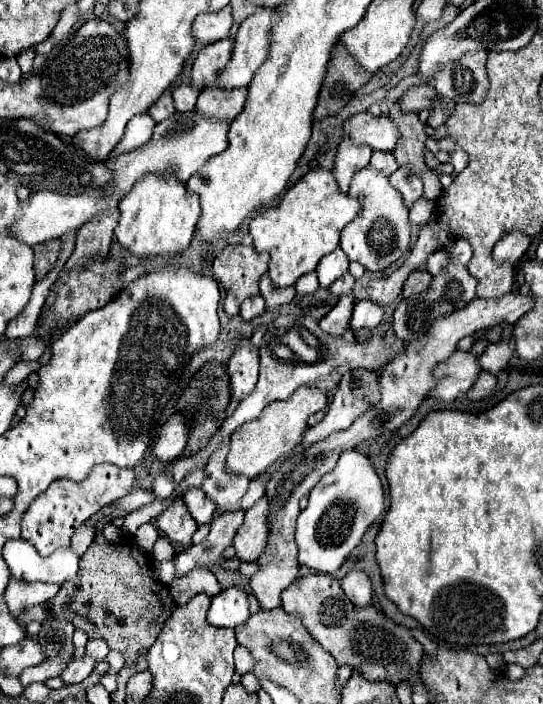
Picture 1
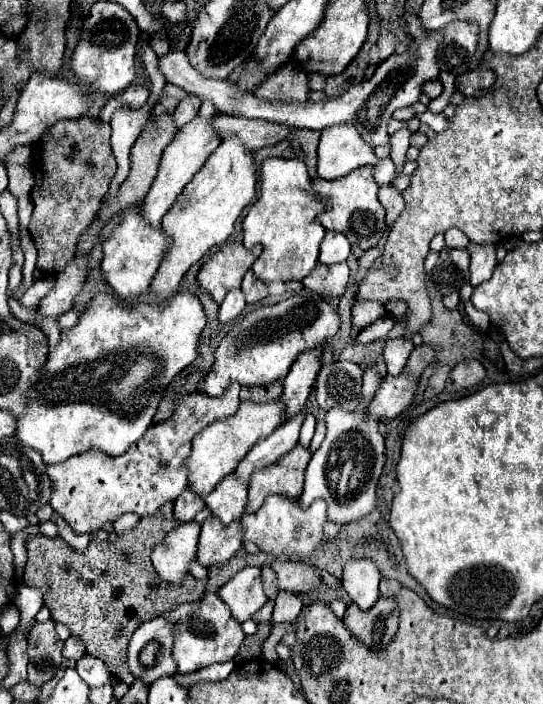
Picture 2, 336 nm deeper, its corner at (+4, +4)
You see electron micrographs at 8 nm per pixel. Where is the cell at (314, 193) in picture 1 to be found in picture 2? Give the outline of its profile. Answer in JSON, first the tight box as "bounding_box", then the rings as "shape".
{"bounding_box":[244,159,328,281],"shape":[[[266,159],[262,165],[262,191],[260,191],[260,199],[248,209],[248,215],[244,217],[244,247],[254,247],[256,243],[260,243],[264,247],[262,255],[256,259],[256,263],[252,265],[254,275],[264,281],[302,281],[318,263],[318,247],[324,239],[324,227],[320,227],[320,223],[316,221],[316,217],[328,207],[326,201],[318,199],[316,193],[312,193],[312,179],[308,175],[308,169],[302,161],[298,159]]]}

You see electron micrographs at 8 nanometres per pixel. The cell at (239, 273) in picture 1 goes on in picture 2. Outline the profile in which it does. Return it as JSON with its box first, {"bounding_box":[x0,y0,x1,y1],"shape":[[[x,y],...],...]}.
{"bounding_box":[198,241,260,303],"shape":[[[240,241],[228,243],[202,265],[198,271],[198,283],[212,295],[216,303],[222,303],[230,289],[242,285],[246,271],[260,257],[260,253],[260,245],[246,249]]]}

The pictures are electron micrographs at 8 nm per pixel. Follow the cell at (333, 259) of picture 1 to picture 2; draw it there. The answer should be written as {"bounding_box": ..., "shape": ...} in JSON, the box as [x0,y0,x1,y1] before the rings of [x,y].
{"bounding_box":[318,231,350,265],"shape":[[[326,231],[326,237],[320,245],[320,257],[318,261],[322,265],[334,265],[334,263],[342,263],[346,261],[346,257],[350,255],[350,243],[344,235],[336,233],[336,231]]]}

